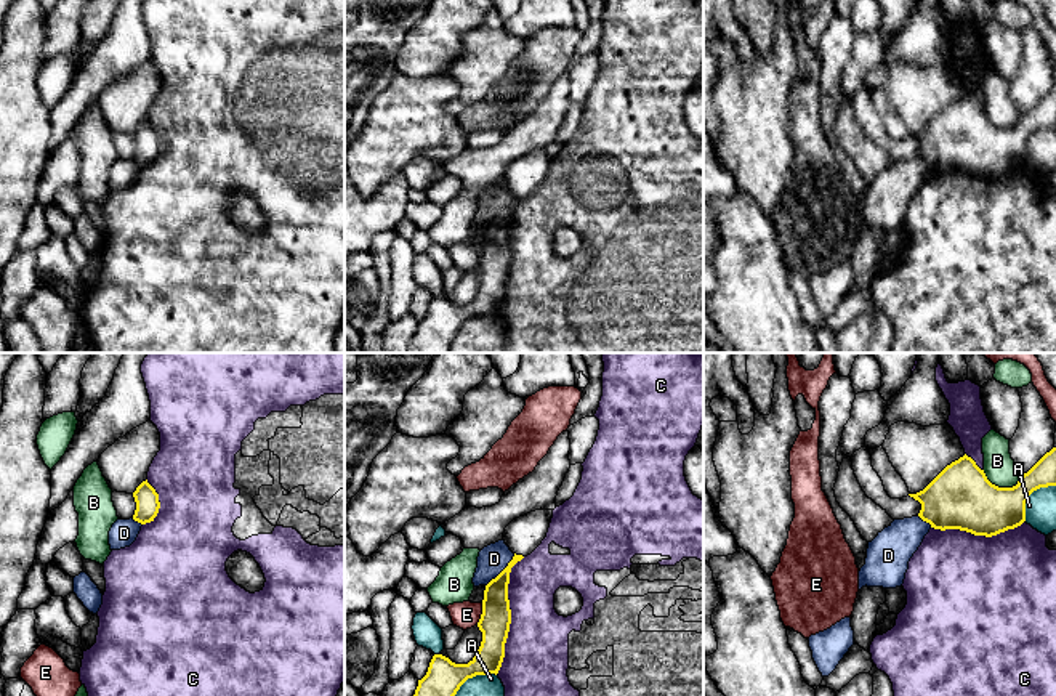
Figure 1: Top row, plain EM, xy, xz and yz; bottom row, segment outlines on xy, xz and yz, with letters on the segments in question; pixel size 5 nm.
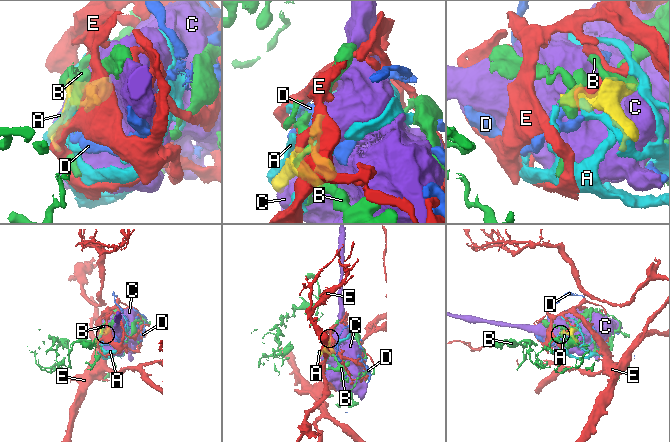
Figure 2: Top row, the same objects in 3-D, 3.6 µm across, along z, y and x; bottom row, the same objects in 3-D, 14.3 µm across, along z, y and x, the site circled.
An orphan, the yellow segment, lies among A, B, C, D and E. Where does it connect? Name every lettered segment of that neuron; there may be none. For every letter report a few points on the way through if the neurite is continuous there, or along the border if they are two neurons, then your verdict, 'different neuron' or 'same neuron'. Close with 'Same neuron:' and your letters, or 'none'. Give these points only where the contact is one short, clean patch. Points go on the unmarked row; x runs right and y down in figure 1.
A: different neuron
B: different neuron
C: different neuron
D: along xz (515, 194), (486, 226) | different neuron
E: along xz (483, 244), (483, 254), (476, 265) | different neuron
Same neuron: none

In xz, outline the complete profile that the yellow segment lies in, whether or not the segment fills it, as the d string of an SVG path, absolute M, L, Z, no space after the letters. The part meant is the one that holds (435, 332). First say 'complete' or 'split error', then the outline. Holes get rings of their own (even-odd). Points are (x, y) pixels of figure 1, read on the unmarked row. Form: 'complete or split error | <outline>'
split error | M535 151L513 160L505 168L503 181L514 197L508 207L486 226L482 255L478 263L482 273L478 295L468 305L455 305L442 295L434 295L426 316L418 321L415 335L410 338L409 353L452 353L452 340L468 319L498 314L511 265L508 241L511 208L542 184L551 159L553 151Z

